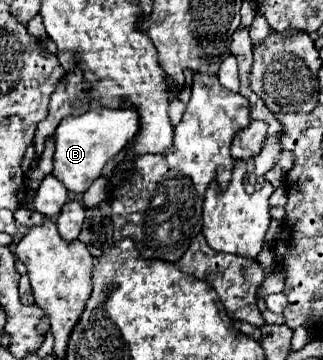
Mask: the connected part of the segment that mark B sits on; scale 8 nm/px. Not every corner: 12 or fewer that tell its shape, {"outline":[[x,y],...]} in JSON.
{"outline":[[91,108],[55,132],[53,176],[83,194],[135,138],[135,108]]}

